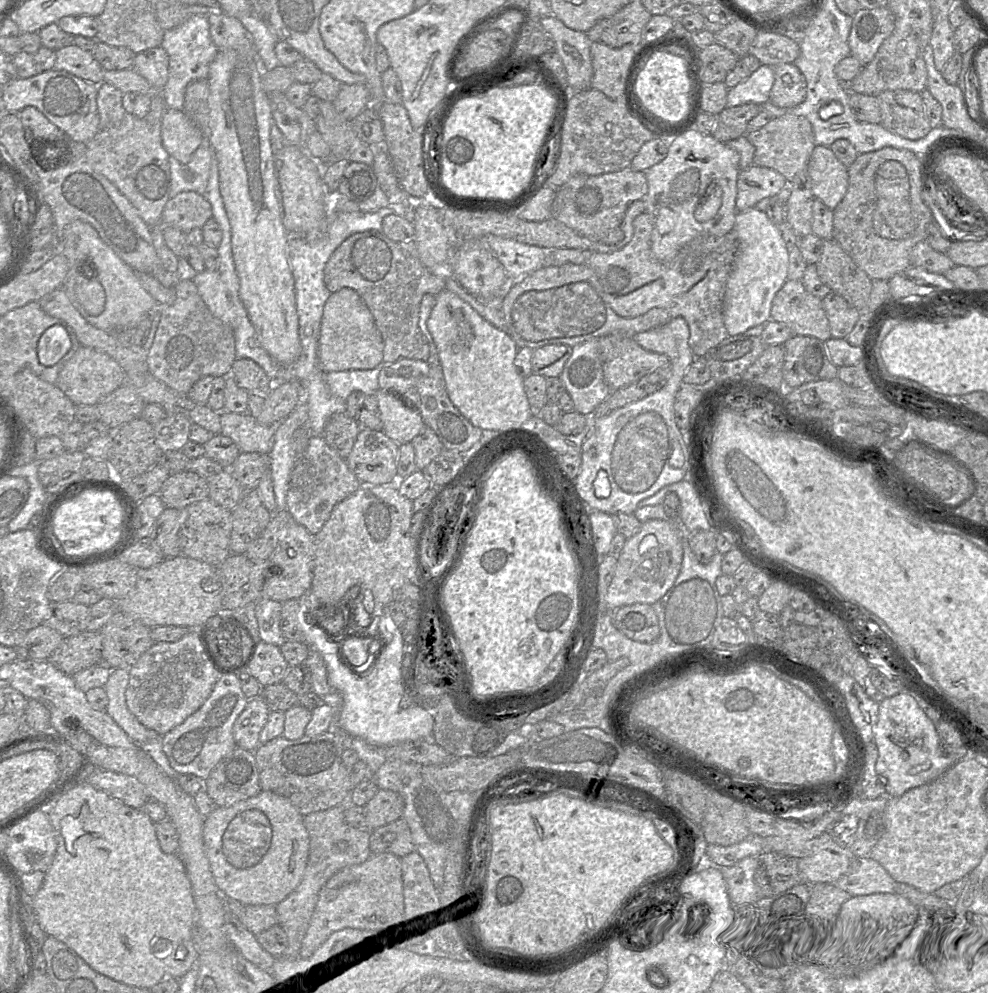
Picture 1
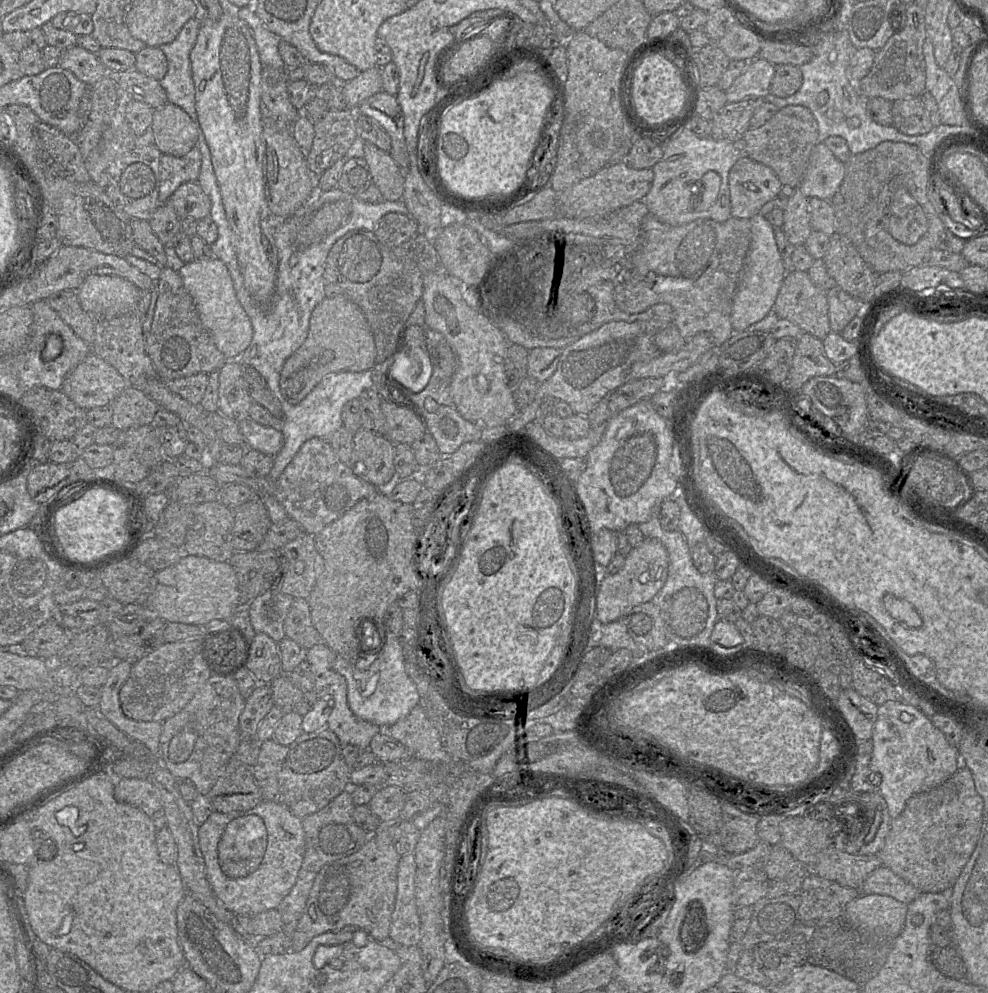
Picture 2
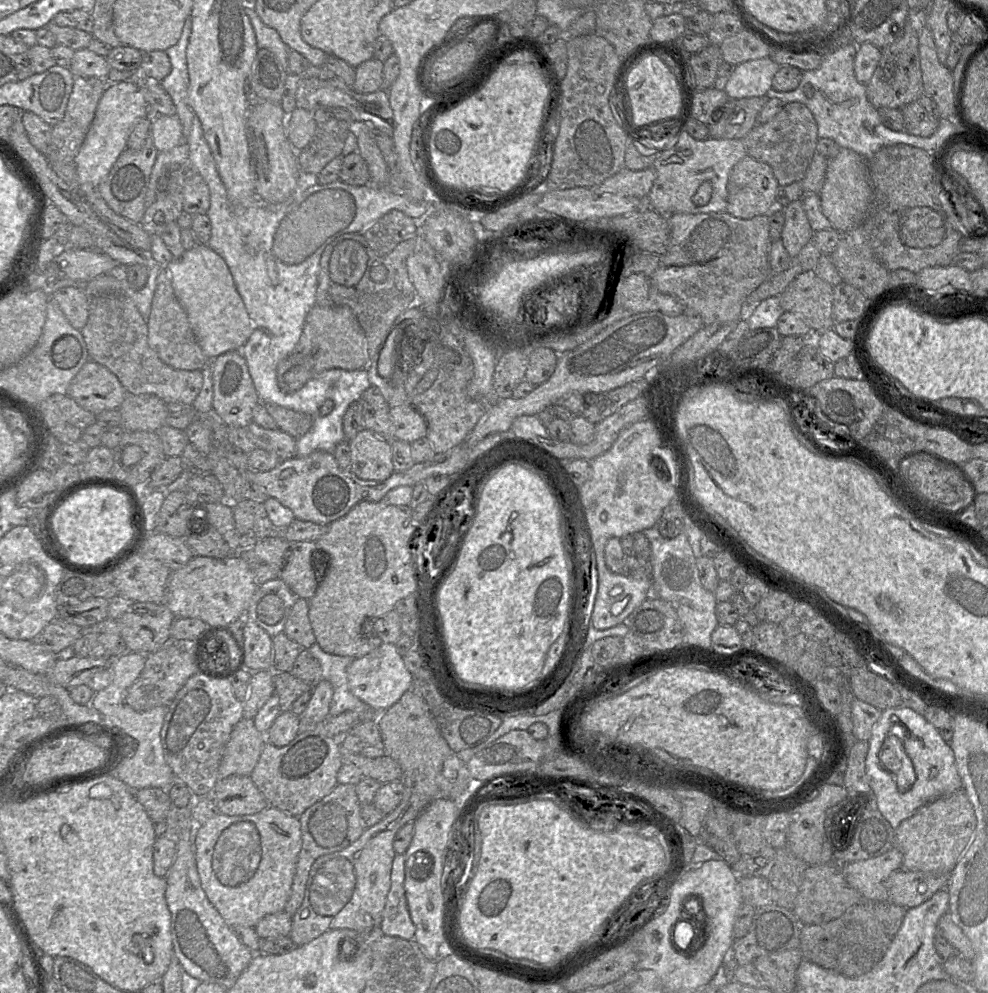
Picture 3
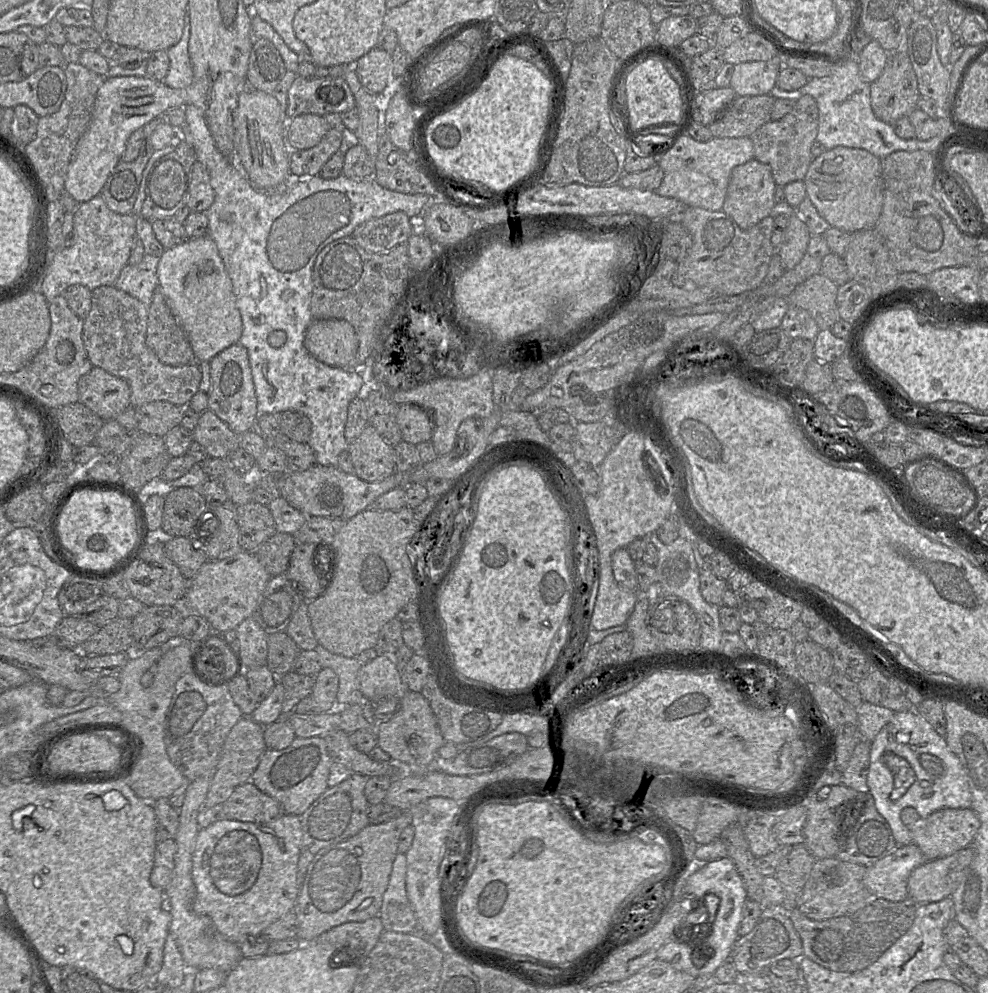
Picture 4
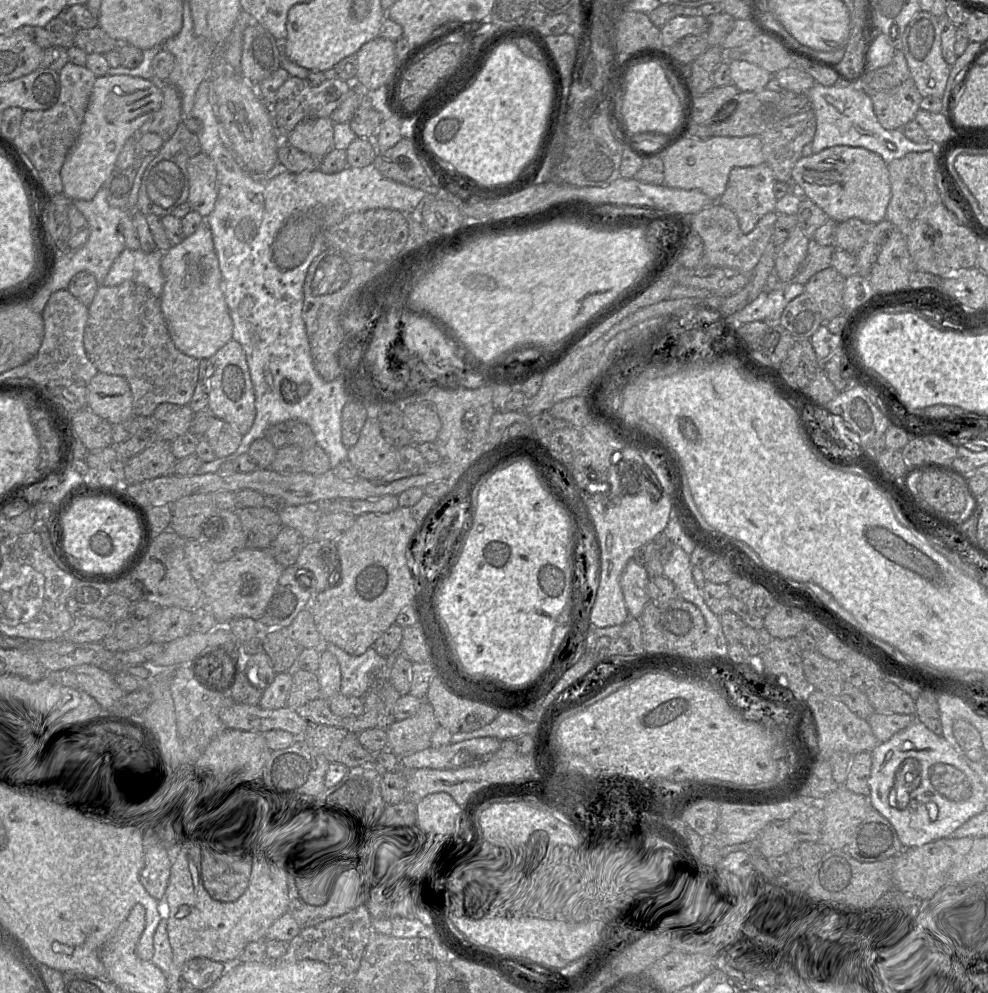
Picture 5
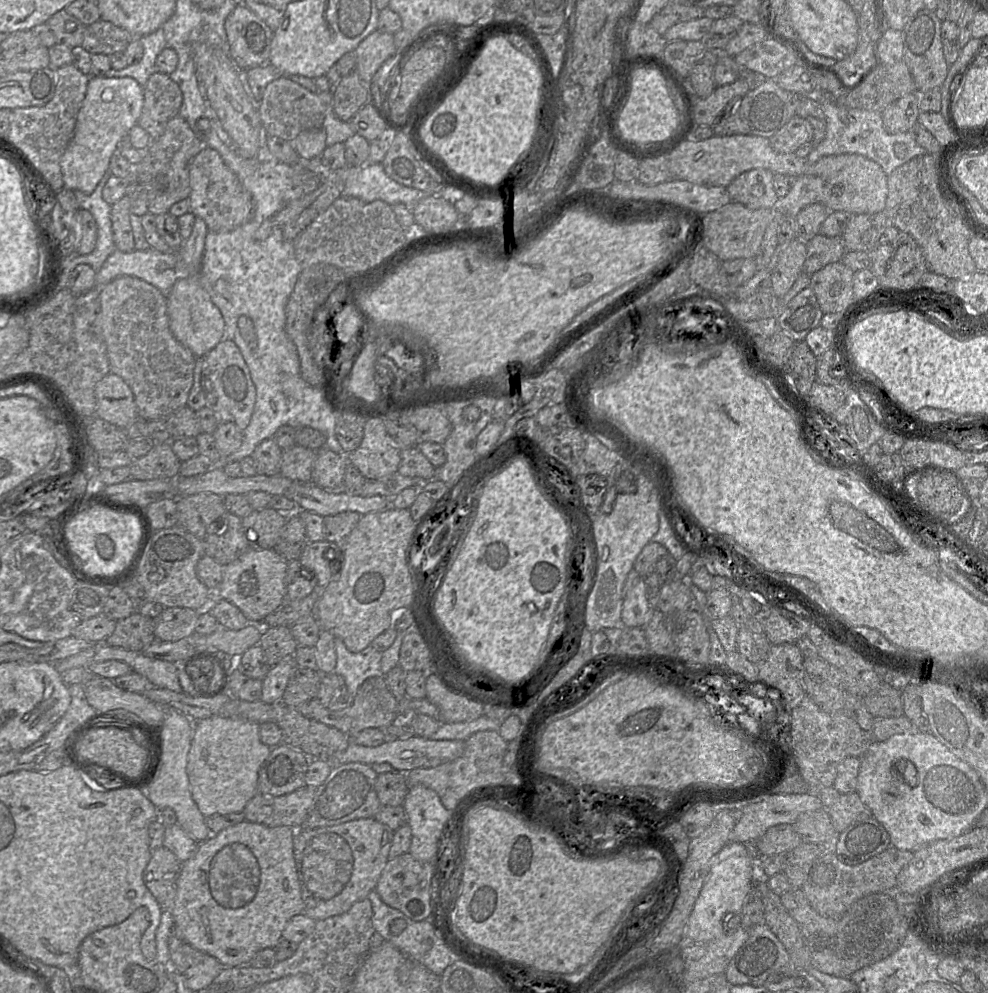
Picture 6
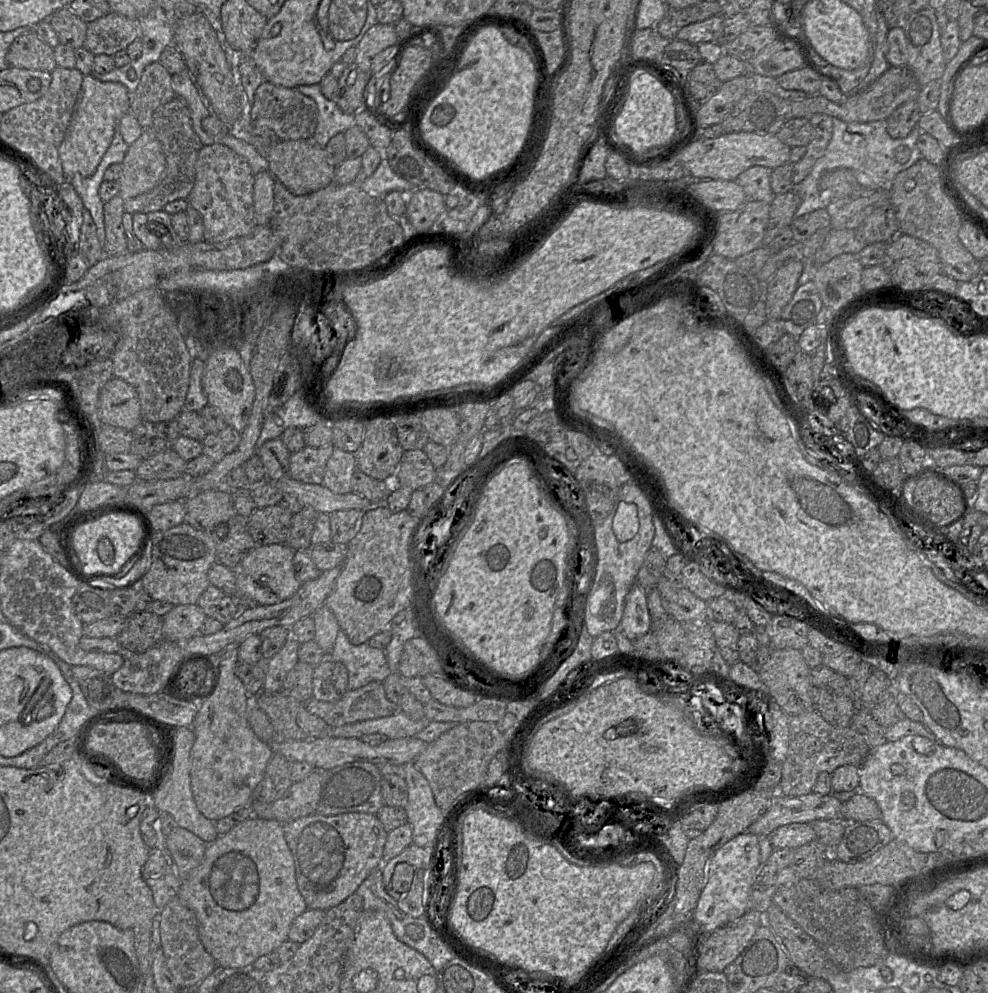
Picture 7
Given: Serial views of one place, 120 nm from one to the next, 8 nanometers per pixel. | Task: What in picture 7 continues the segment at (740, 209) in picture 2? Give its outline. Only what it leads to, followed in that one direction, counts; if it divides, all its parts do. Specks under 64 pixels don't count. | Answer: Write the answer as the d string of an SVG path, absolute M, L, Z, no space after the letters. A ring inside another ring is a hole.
M754 166L742 172L734 181L743 188L748 200L771 203L775 197L770 185L772 170Z

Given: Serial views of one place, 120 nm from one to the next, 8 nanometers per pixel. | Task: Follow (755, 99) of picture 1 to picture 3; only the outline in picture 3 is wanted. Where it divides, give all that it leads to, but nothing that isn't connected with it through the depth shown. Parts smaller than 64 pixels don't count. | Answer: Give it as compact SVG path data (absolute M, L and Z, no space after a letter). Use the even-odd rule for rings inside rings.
M771 57L743 62L736 65L724 91L729 99L768 97L779 68Z

